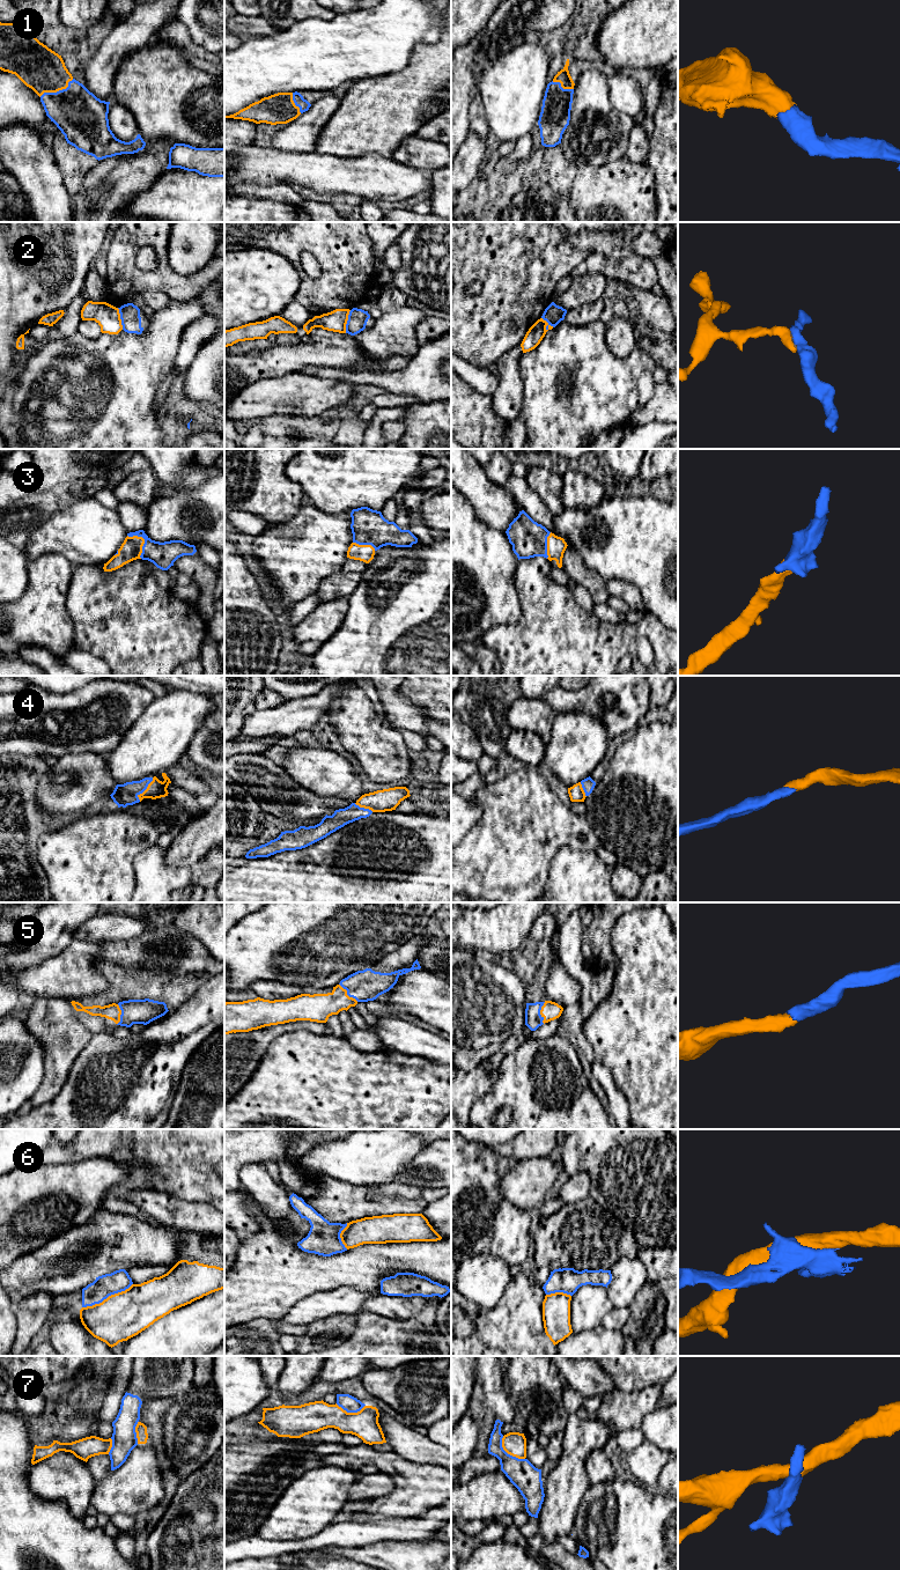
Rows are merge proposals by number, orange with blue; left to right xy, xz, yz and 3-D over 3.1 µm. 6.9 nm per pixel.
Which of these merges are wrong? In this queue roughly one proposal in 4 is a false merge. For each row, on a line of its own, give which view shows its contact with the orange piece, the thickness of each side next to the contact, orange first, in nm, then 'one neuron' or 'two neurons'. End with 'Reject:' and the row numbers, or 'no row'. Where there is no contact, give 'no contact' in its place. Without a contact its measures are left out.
1: meets orange in xy; 300 nm thick on the orange side, 340 nm on the other; one neuron
2: meets orange in xz; 150 nm thick on the orange side, 140 nm on the other; two neurons
3: meets orange in xy; 150 nm thick on the orange side, 180 nm on the other; one neuron
4: meets orange in xy; 130 nm thick on the orange side, 150 nm on the other; one neuron
5: meets orange in yz; 130 nm thick on the orange side, 120 nm on the other; one neuron
6: meets orange in xy; 320 nm thick on the orange side, 150 nm on the other; two neurons
7: meets orange in yz; 160 nm thick on the orange side, 190 nm on the other; two neurons
Reject: 2, 6, 7

